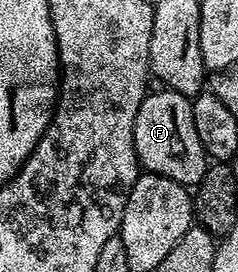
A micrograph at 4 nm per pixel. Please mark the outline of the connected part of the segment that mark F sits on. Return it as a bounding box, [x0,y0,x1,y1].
[134,87,208,187]

